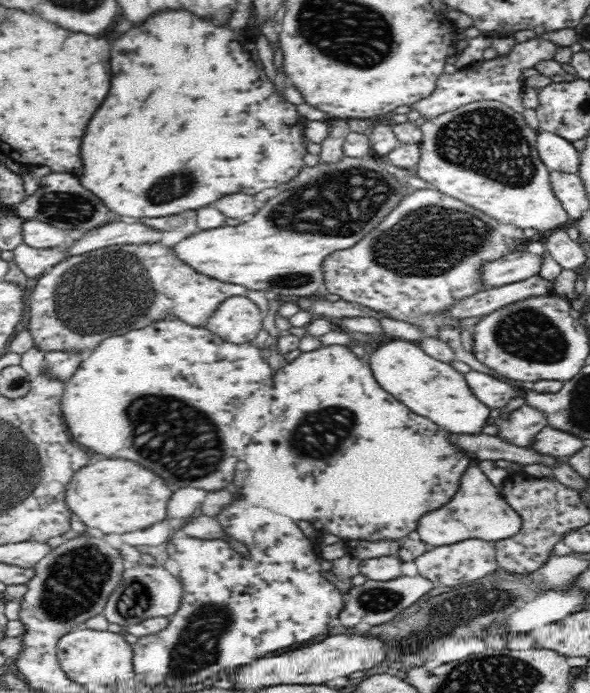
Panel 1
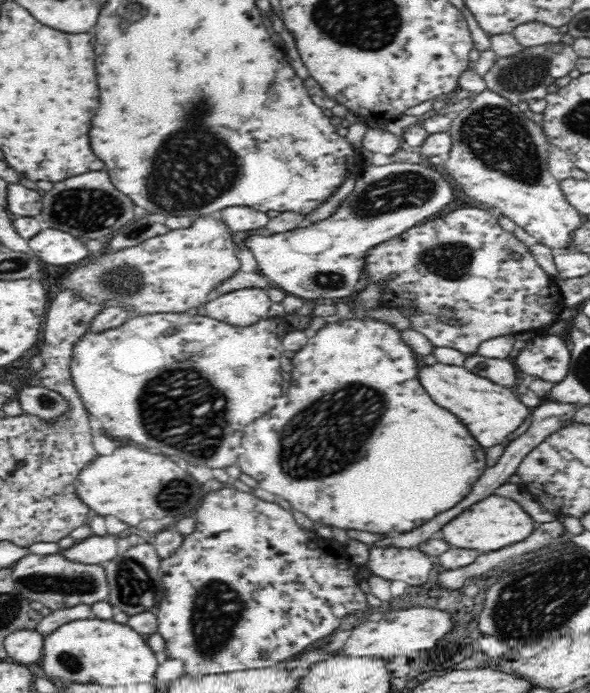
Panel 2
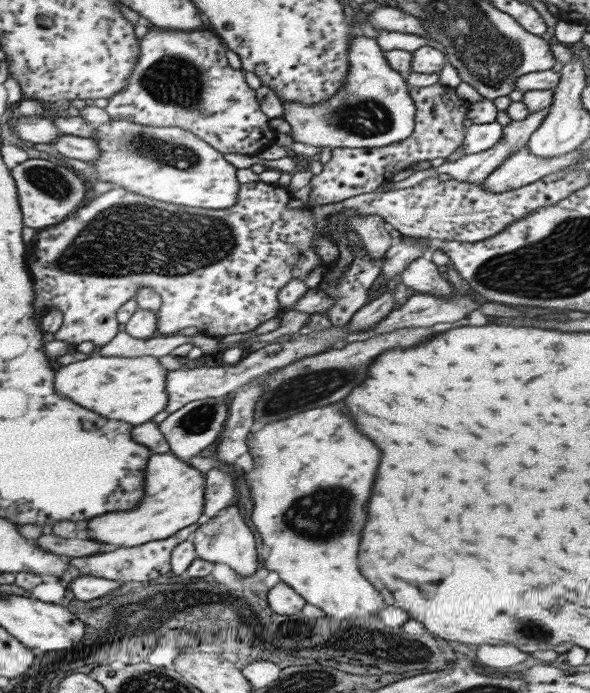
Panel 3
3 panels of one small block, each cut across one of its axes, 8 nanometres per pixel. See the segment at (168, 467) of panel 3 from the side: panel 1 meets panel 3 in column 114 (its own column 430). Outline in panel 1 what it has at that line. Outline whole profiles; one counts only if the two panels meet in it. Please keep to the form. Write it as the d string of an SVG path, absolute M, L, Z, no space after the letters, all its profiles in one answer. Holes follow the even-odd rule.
M474 462L464 470L460 478L460 488L452 496L448 504L440 510L432 510L424 514L418 522L420 540L432 546L446 546L456 544L468 538L482 538L482 540L502 540L514 536L522 526L520 515L506 504L500 494L500 488L490 483L484 472Z

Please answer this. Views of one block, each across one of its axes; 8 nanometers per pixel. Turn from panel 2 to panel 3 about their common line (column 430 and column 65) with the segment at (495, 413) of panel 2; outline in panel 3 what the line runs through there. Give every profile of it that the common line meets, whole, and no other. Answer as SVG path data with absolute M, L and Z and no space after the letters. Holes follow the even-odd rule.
M95 355L57 368L53 386L59 396L69 398L71 402L93 410L107 420L135 426L164 410L167 404L166 377L167 370L151 355L135 358Z

